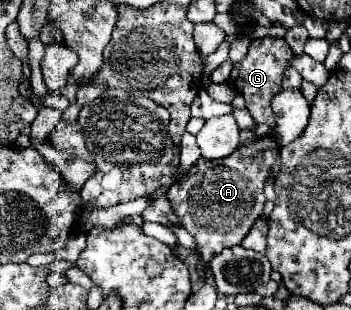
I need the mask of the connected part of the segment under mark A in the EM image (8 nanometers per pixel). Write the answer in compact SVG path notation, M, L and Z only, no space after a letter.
M263 136L251 144L241 144L231 156L223 160L217 160L213 164L205 160L203 168L191 168L177 184L169 188L167 198L171 200L173 212L181 218L185 230L195 236L197 252L201 254L201 274L215 254L219 254L223 248L241 244L253 222L261 216L265 204L263 186L277 158L279 144L275 136Z

